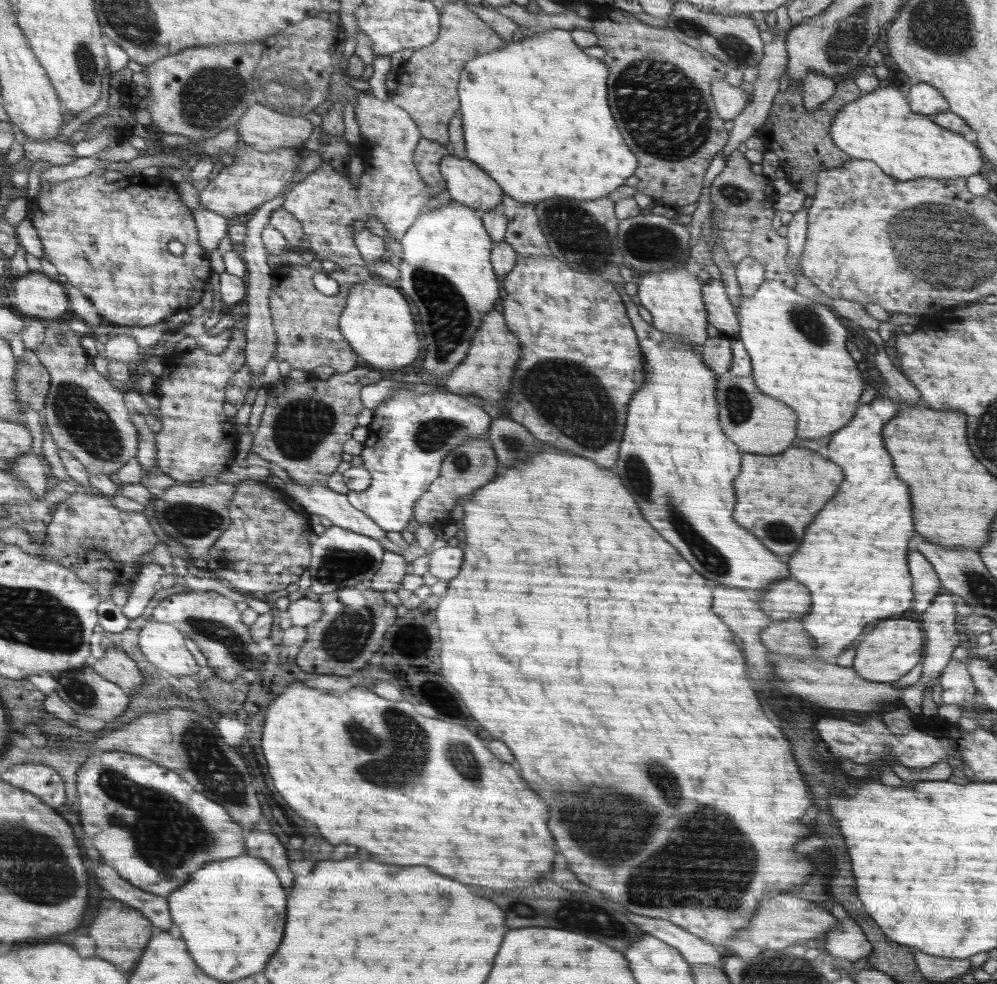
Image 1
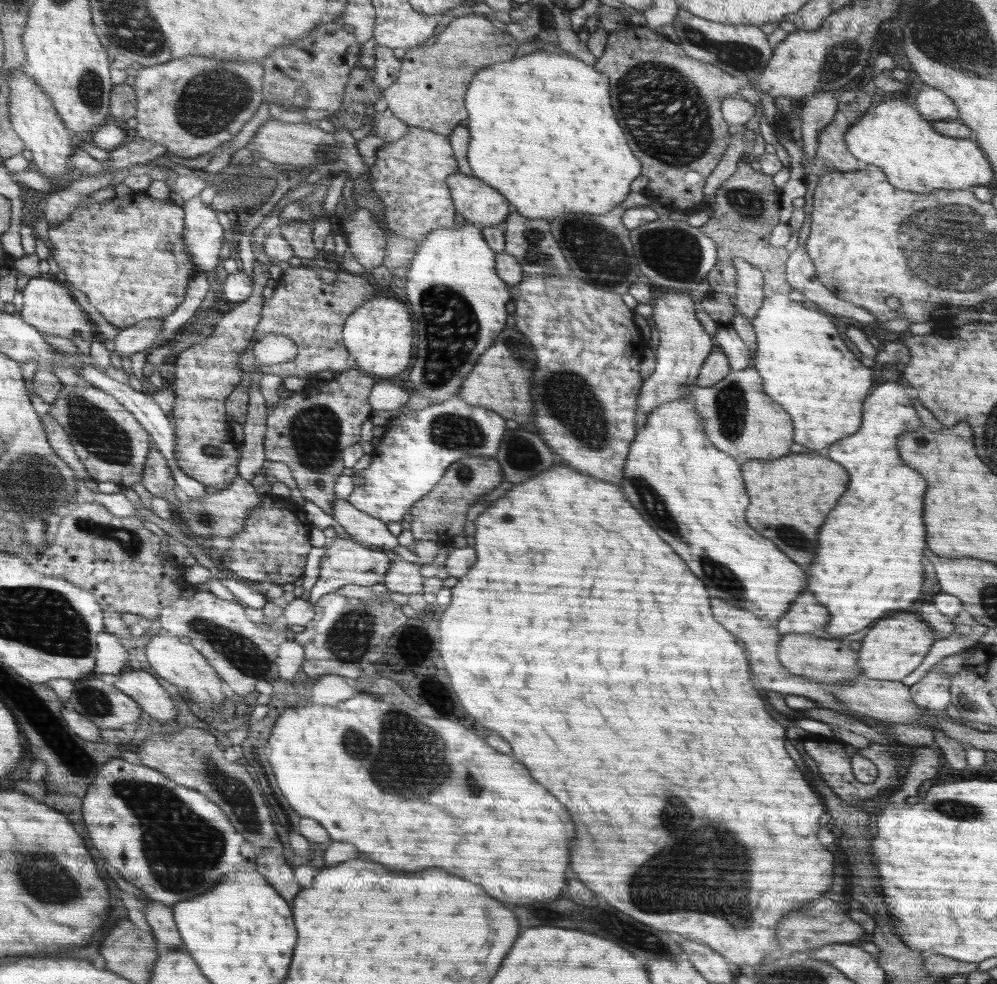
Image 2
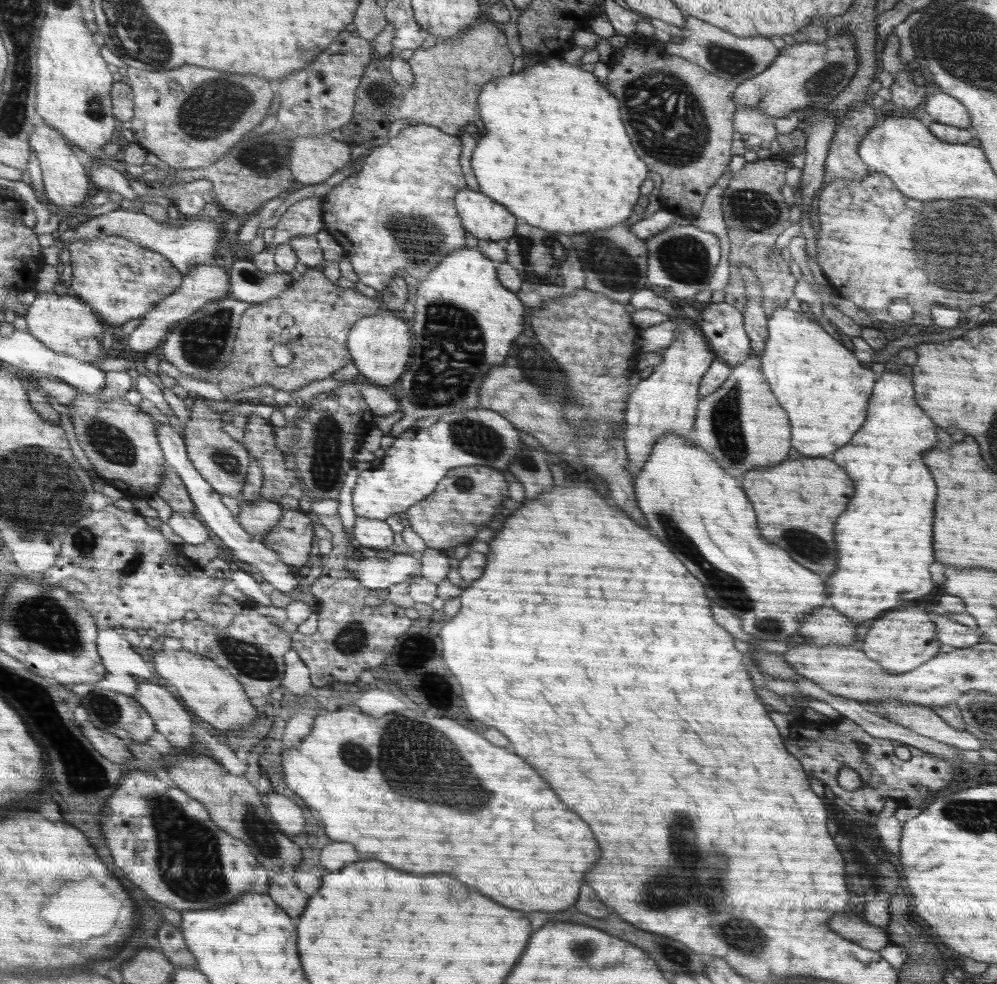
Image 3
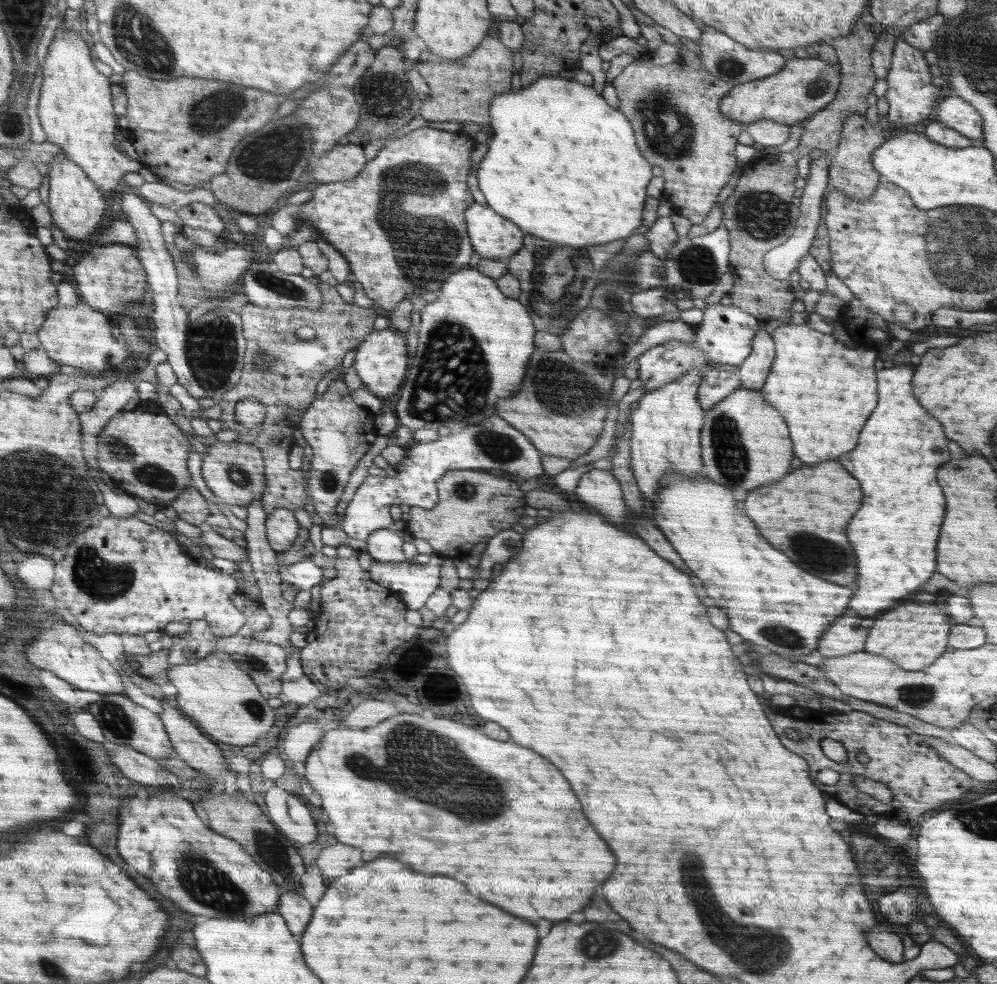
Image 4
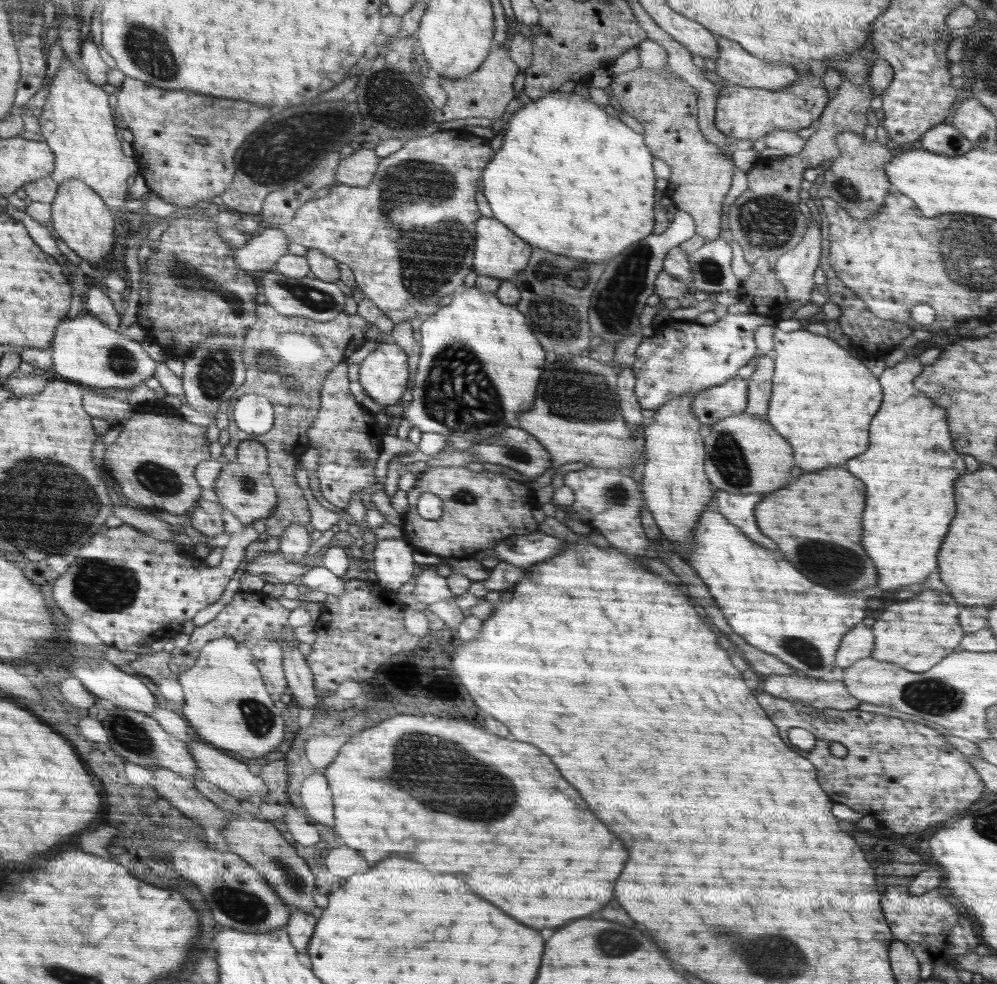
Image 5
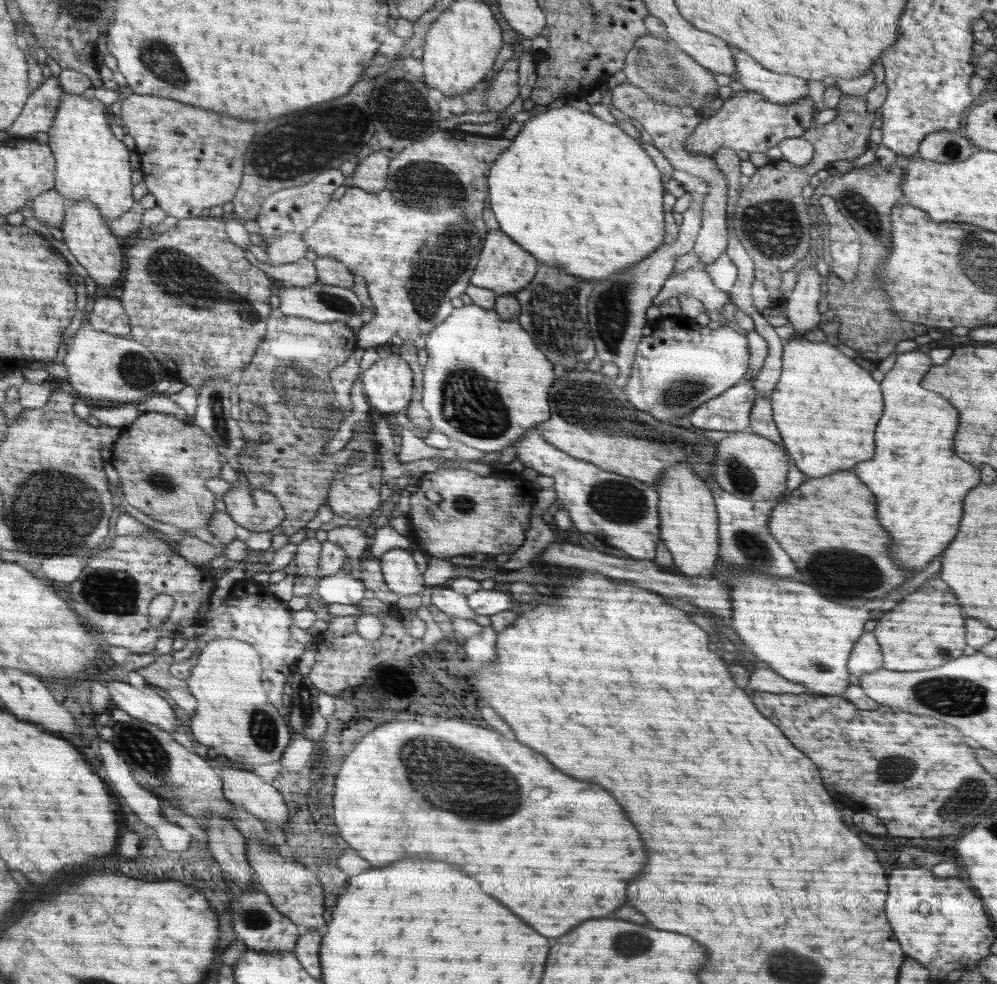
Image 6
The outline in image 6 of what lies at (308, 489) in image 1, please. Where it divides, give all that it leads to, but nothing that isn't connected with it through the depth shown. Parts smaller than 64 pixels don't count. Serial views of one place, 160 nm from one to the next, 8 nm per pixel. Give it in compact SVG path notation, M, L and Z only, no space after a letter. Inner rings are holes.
M392 548L379 556L386 586L395 596L412 596L424 590L422 574L416 568L412 554L402 548Z

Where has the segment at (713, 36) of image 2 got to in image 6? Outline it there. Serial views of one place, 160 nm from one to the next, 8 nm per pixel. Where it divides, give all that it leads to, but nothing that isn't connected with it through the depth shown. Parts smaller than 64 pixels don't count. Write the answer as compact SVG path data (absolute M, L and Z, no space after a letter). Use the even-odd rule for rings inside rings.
M733 52L736 66L734 80L742 84L746 91L759 93L775 105L790 104L809 96L806 79L770 71L752 60L746 52Z

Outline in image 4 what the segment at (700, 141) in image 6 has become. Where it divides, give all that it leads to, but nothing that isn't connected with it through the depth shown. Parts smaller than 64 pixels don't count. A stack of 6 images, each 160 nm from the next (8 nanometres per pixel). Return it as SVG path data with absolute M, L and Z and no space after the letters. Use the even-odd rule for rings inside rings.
M788 54L784 69L778 75L734 85L719 104L719 111L728 119L746 126L754 121L772 120L788 126L806 122L836 97L840 88L840 64L832 65L819 58L800 59Z

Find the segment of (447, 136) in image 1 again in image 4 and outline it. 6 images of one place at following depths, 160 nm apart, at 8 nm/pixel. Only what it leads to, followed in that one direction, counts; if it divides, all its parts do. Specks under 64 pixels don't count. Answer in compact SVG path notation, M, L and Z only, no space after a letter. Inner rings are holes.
M497 35L484 38L483 42L477 46L474 52L471 52L464 59L456 59L456 61L444 61L436 55L432 55L427 61L417 61L415 69L424 78L429 90L430 97L421 101L421 106L417 112L427 122L454 122L465 123L472 121L480 126L485 126L491 123L491 103L492 99L498 95L504 95L510 90L510 76L512 76L512 50L504 46Z

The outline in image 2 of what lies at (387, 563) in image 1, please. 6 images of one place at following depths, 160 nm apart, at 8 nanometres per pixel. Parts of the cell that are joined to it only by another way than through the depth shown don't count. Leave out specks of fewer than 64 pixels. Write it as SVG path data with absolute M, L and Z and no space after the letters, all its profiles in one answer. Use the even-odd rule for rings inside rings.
M386 549L384 551L392 561L390 569L386 571L383 578L384 584L387 584L392 592L400 592L402 594L416 594L423 592L424 577L421 575L420 566L404 560L395 553L395 550Z

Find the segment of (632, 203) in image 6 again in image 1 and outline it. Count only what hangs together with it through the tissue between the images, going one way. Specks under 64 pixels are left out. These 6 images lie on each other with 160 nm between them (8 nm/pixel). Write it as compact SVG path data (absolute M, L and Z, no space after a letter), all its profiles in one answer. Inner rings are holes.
M562 29L549 30L548 32L538 32L533 37L525 37L522 42L510 41L508 48L502 48L498 52L490 52L484 56L478 56L464 65L464 72L459 79L459 102L462 111L462 126L464 128L464 140L466 148L466 159L471 160L484 169L510 198L520 203L540 203L552 196L566 196L566 198L576 198L580 201L592 201L608 197L618 186L624 184L626 178L634 175L634 170L638 168L637 158L622 140L616 122L612 118L610 106L606 102L606 80L609 76L608 66L604 65L598 58L587 56L580 46L572 38L570 31ZM556 82L588 82L588 84L556 84Z

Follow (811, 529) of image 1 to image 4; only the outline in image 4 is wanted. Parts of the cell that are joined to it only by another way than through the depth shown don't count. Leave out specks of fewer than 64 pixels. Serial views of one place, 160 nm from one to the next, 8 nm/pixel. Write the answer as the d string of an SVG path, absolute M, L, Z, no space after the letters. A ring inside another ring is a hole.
M898 364L898 368L886 368L876 374L880 398L878 406L868 418L860 434L858 446L852 452L848 452L848 456L844 454L838 458L838 462L856 480L860 480L864 494L862 504L866 504L860 506L858 514L850 520L850 526L846 528L848 540L858 556L858 590L854 592L848 606L862 616L872 616L880 610L900 606L900 600L894 598L904 598L912 594L936 570L936 542L946 510L946 500L936 482L936 472L942 464L950 460L950 452L940 422L934 416L930 416L912 394L912 374L912 368L906 368L904 364Z

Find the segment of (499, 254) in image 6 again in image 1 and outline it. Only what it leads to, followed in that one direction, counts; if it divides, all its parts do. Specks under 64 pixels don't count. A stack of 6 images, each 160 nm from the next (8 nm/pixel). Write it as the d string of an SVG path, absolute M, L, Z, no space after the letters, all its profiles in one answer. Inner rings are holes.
M452 155L443 159L441 169L452 201L475 208L480 213L500 208L503 190L478 164Z

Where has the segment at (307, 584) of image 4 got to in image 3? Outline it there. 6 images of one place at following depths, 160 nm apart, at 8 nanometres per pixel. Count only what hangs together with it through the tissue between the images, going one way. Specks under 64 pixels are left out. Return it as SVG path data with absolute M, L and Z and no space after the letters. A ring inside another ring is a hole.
M159 423L157 426L157 436L159 436L161 447L163 448L166 464L175 468L176 474L182 479L190 498L195 506L195 515L201 522L210 528L214 534L223 542L226 549L230 550L236 558L236 564L245 565L252 568L261 575L262 580L270 582L275 590L289 594L298 588L298 581L302 574L294 572L288 568L288 564L279 557L277 552L266 548L259 538L252 538L243 529L243 526L236 520L230 510L222 503L221 494L216 492L204 477L194 468L192 461L188 458L185 447L185 440L180 437L172 425Z

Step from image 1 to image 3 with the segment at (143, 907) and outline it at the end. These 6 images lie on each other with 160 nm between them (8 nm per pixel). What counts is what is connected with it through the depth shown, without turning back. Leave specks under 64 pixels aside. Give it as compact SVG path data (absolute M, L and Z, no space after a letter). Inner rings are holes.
M162 924L156 938L163 954L166 954L173 965L197 968L196 959L191 952L188 952L189 948L186 948L187 944L182 934L183 932L176 930L172 924Z

